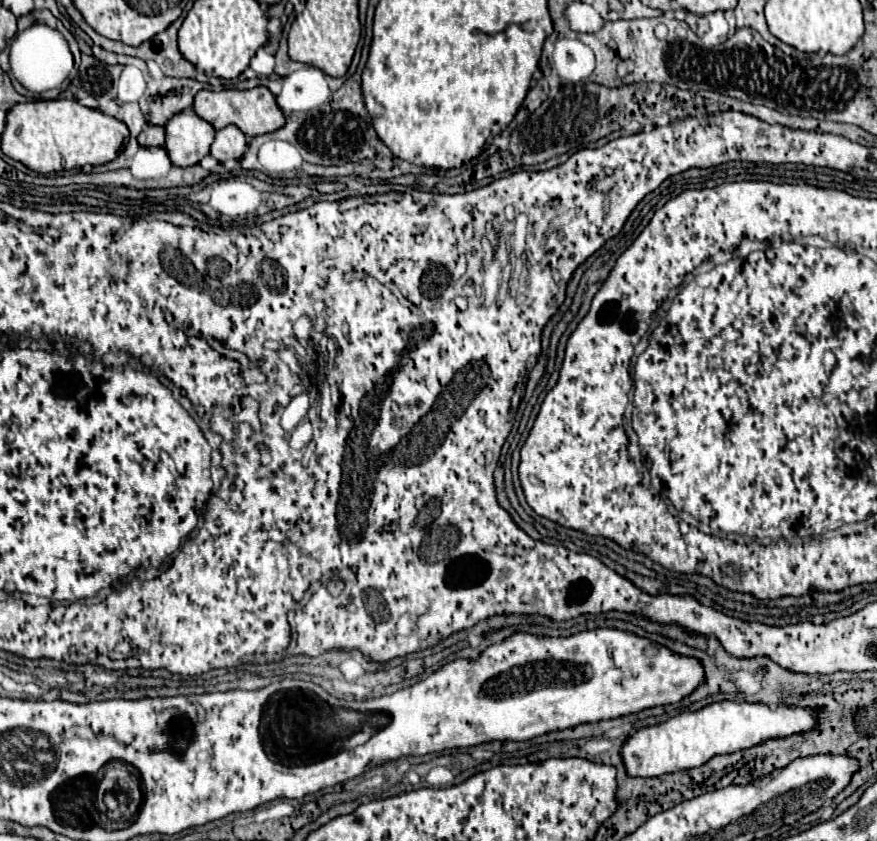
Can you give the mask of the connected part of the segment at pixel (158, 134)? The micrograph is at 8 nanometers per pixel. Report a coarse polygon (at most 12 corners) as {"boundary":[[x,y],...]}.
{"boundary":[[148,125],[138,135],[142,147],[164,147],[166,131]]}

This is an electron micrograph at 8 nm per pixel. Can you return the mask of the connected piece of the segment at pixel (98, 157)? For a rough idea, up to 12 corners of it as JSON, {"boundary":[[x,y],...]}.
{"boundary":[[68,99],[18,103],[2,151],[40,175],[114,161],[130,131]]}

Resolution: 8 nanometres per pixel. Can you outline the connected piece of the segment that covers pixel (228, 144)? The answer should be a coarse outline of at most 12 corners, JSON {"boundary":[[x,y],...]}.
{"boundary":[[228,125],[216,131],[212,157],[240,159],[248,147],[246,135]]}

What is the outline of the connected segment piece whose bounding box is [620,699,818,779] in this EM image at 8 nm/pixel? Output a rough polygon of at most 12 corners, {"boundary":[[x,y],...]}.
{"boundary":[[718,701],[640,727],[620,747],[630,777],[818,727],[818,709]]}

